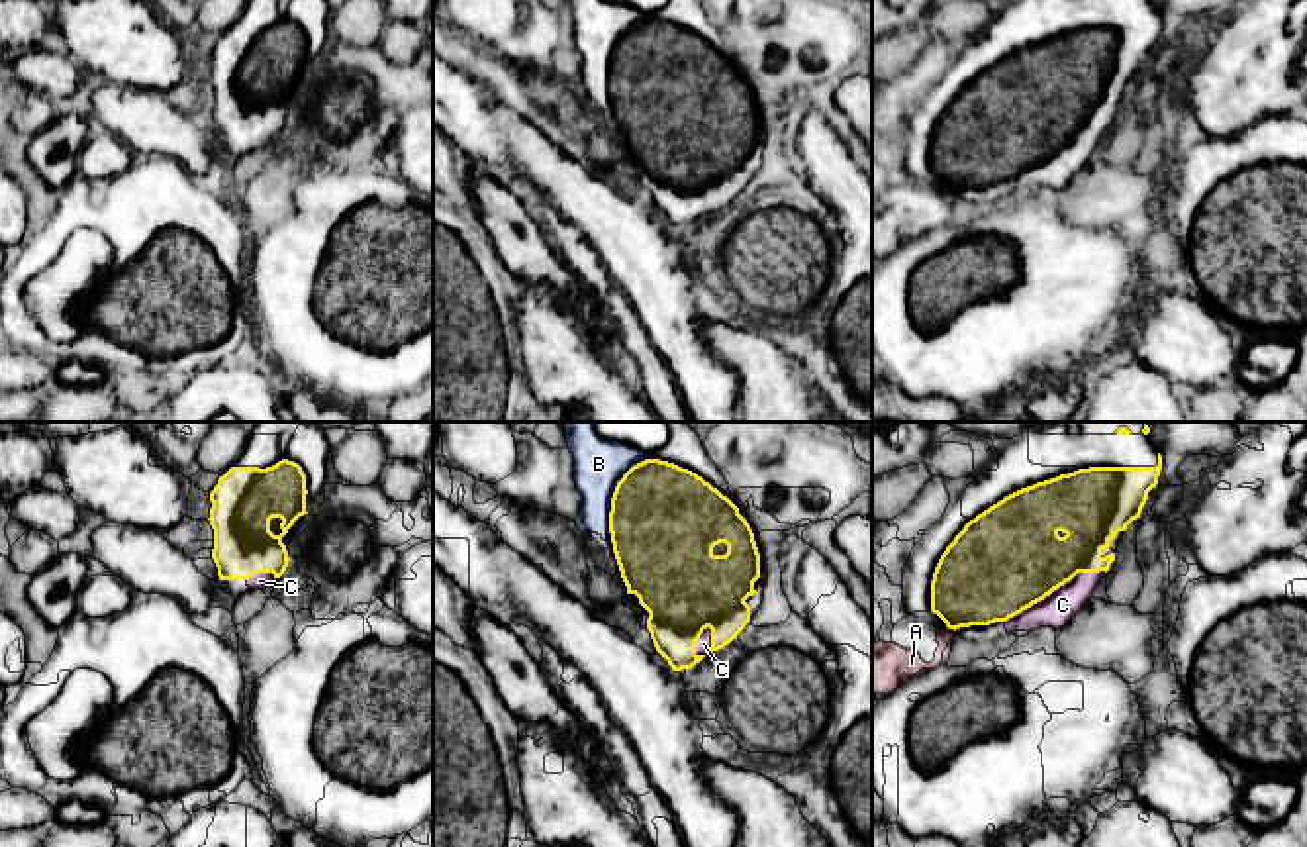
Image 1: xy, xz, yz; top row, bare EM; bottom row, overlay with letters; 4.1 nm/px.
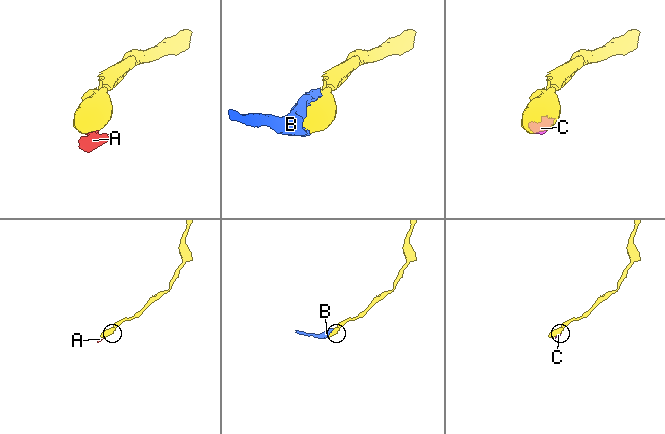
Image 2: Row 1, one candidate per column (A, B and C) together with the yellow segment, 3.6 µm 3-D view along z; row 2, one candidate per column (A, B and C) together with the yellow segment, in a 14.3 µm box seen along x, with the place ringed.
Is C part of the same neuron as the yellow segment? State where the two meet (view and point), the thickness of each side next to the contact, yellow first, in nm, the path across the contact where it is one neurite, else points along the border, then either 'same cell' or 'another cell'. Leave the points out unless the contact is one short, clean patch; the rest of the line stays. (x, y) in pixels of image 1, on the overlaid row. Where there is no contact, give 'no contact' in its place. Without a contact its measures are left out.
yz (1055, 589) | 440/140 nm | same cell

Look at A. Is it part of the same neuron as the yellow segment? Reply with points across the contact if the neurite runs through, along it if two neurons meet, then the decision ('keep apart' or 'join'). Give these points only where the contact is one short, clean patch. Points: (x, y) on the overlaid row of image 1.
along yz (949, 628), (955, 630) | keep apart

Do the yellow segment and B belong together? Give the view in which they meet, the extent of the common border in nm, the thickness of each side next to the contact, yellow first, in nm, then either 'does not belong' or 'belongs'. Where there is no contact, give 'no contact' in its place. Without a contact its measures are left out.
meets yellow in xz; contact 340 nm long; 460 nm thick on the yellow side, 200 nm on the other; belongs

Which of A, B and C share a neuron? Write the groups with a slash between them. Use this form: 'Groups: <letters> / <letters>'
Groups: A / B C

